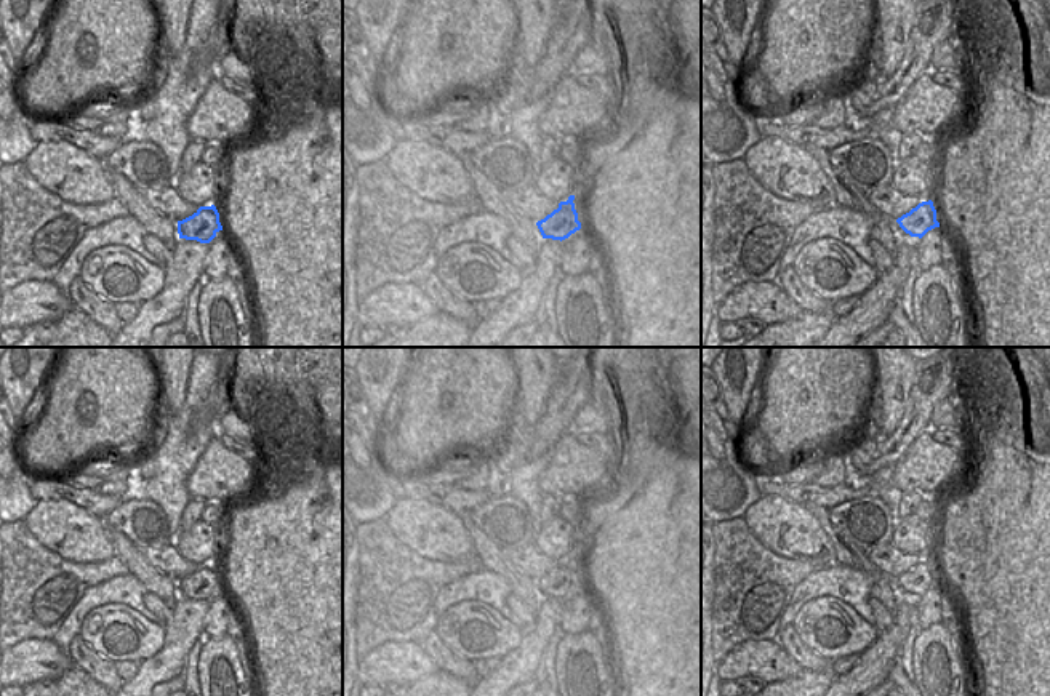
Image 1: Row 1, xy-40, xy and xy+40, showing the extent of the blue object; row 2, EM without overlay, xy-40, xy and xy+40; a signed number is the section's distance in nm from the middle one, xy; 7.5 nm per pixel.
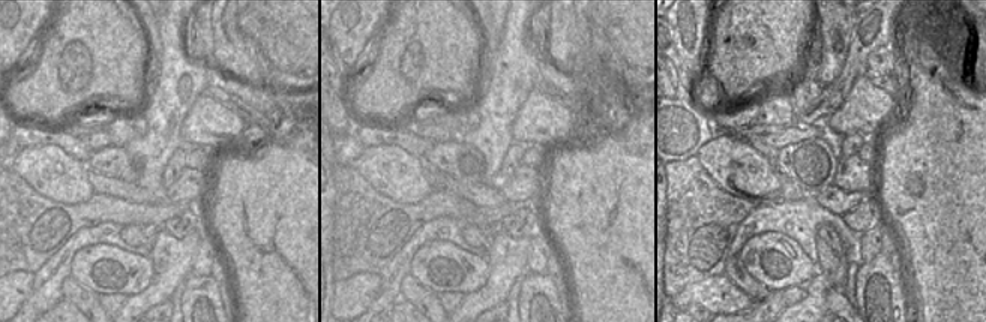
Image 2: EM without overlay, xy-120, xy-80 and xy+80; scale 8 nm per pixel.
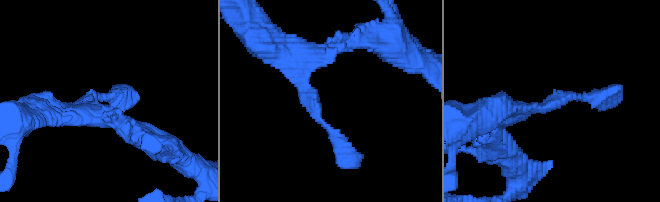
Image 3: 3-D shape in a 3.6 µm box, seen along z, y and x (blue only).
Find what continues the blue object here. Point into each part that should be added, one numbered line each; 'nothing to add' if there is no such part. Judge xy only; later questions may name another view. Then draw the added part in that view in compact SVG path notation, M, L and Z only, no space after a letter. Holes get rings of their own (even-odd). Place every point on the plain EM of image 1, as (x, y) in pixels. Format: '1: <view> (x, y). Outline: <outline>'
nothing to add.

